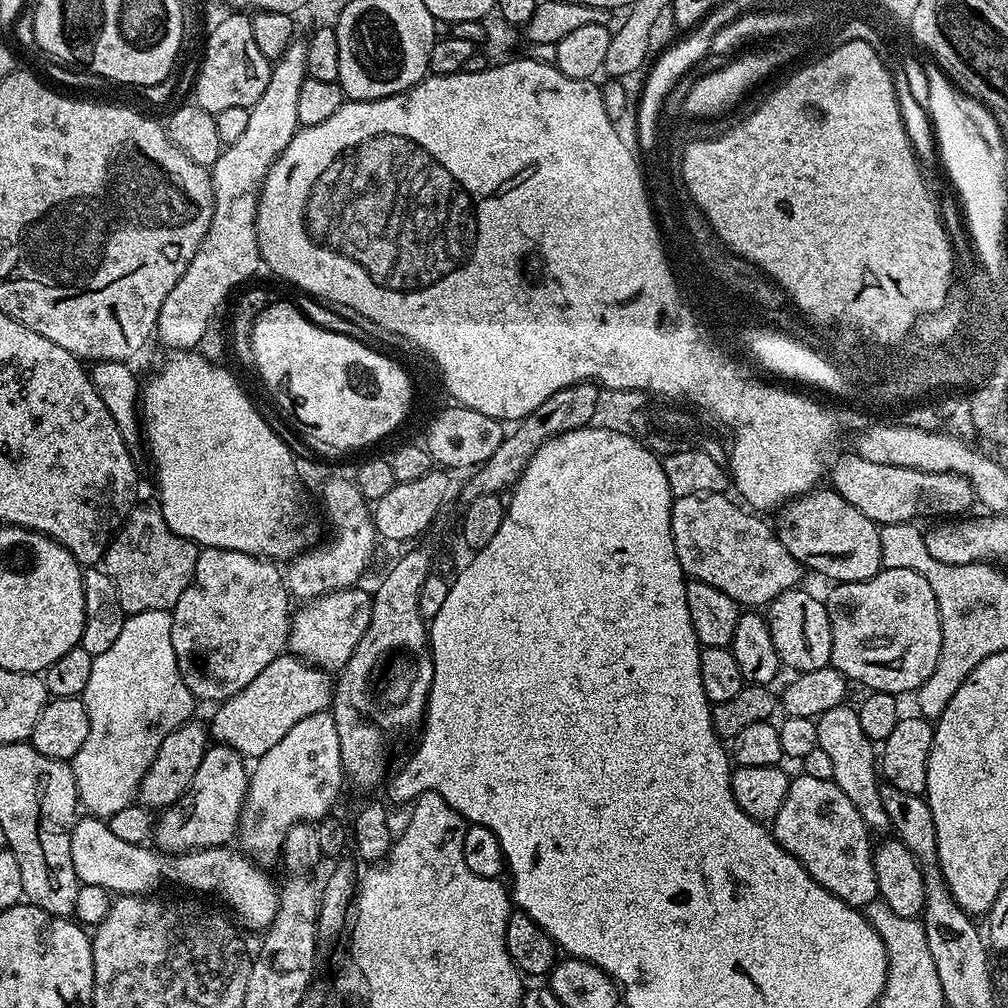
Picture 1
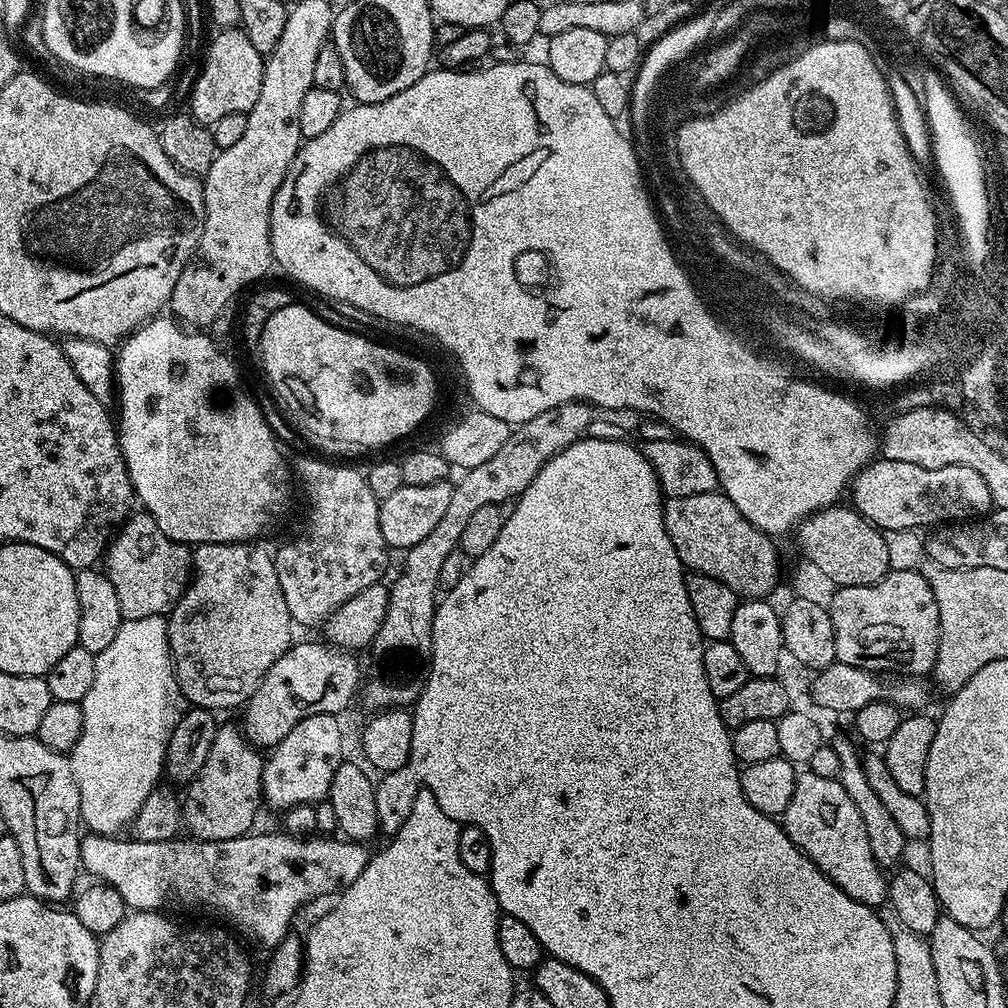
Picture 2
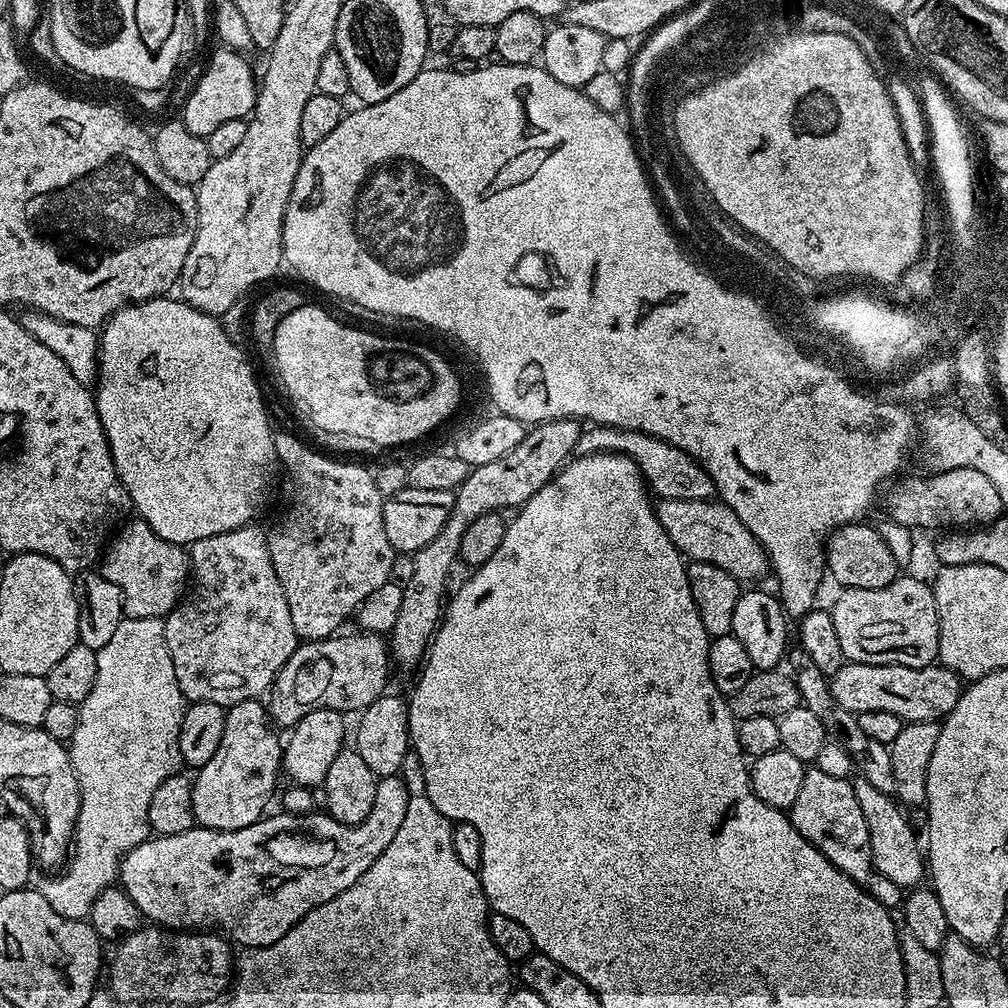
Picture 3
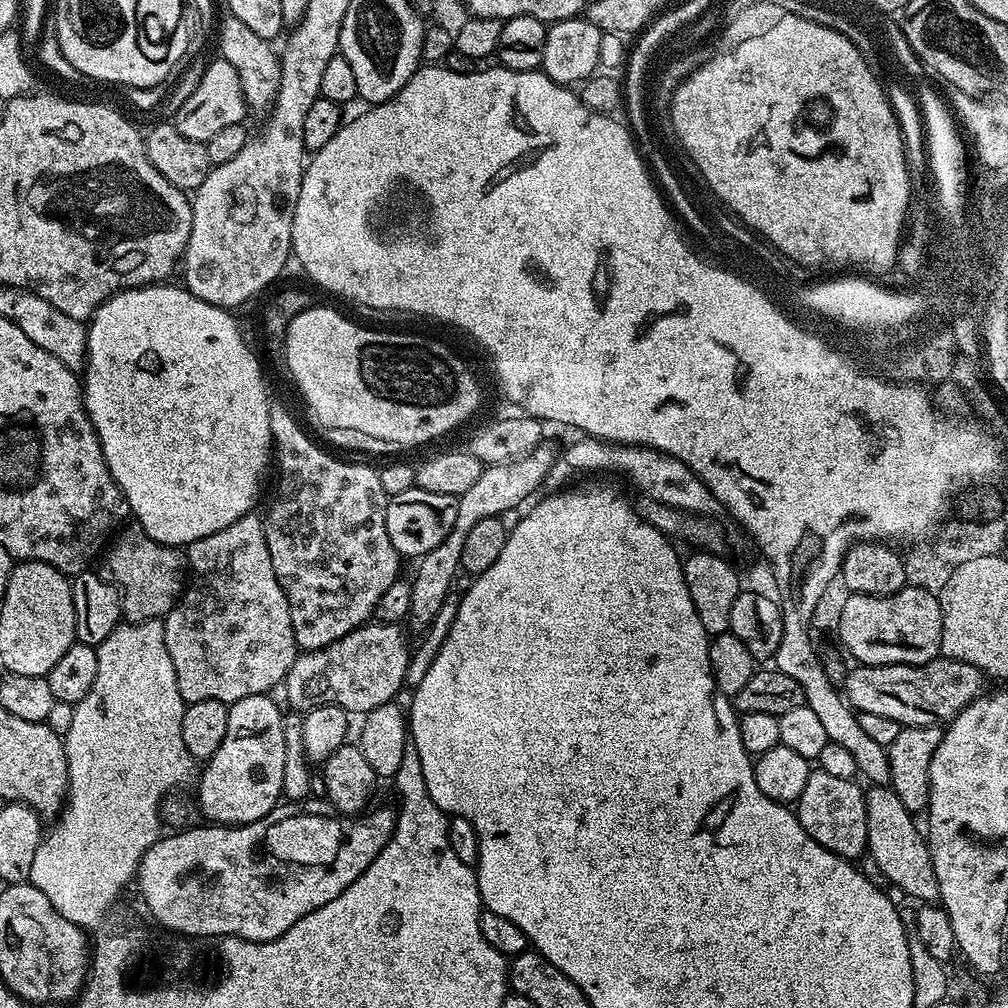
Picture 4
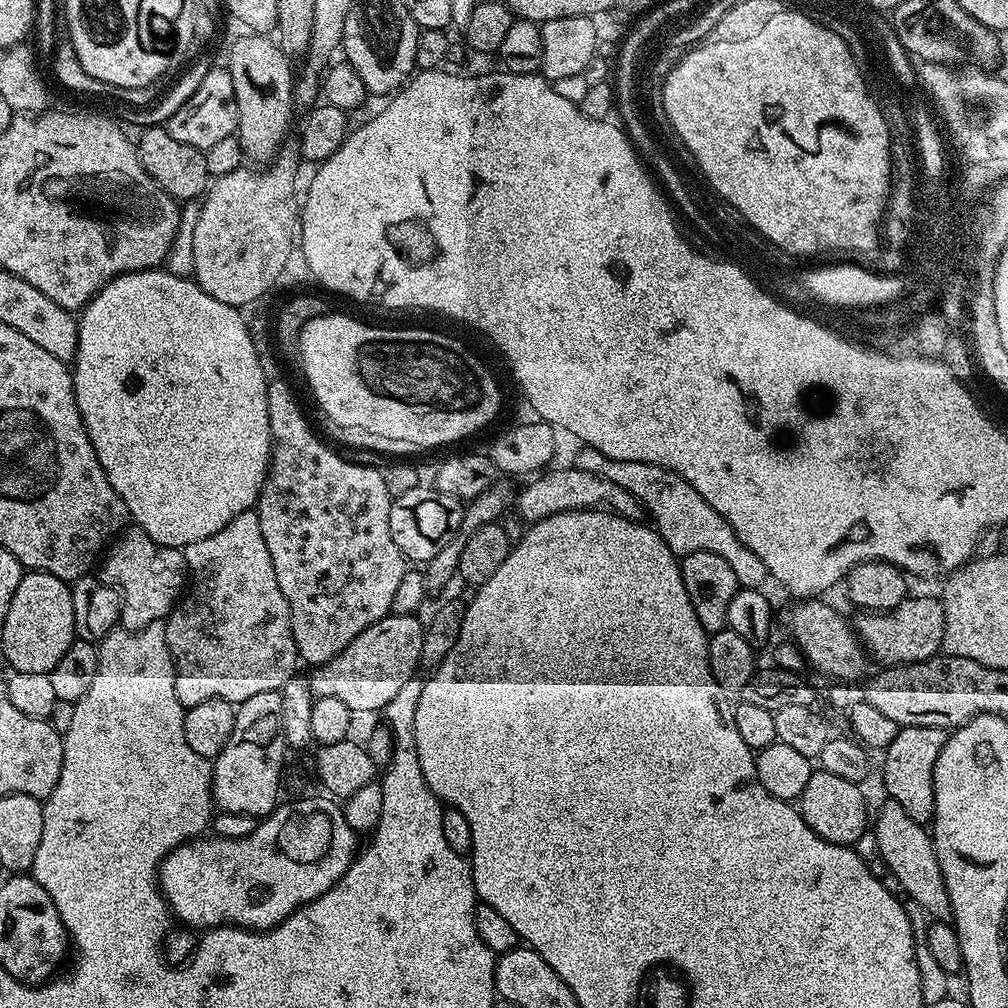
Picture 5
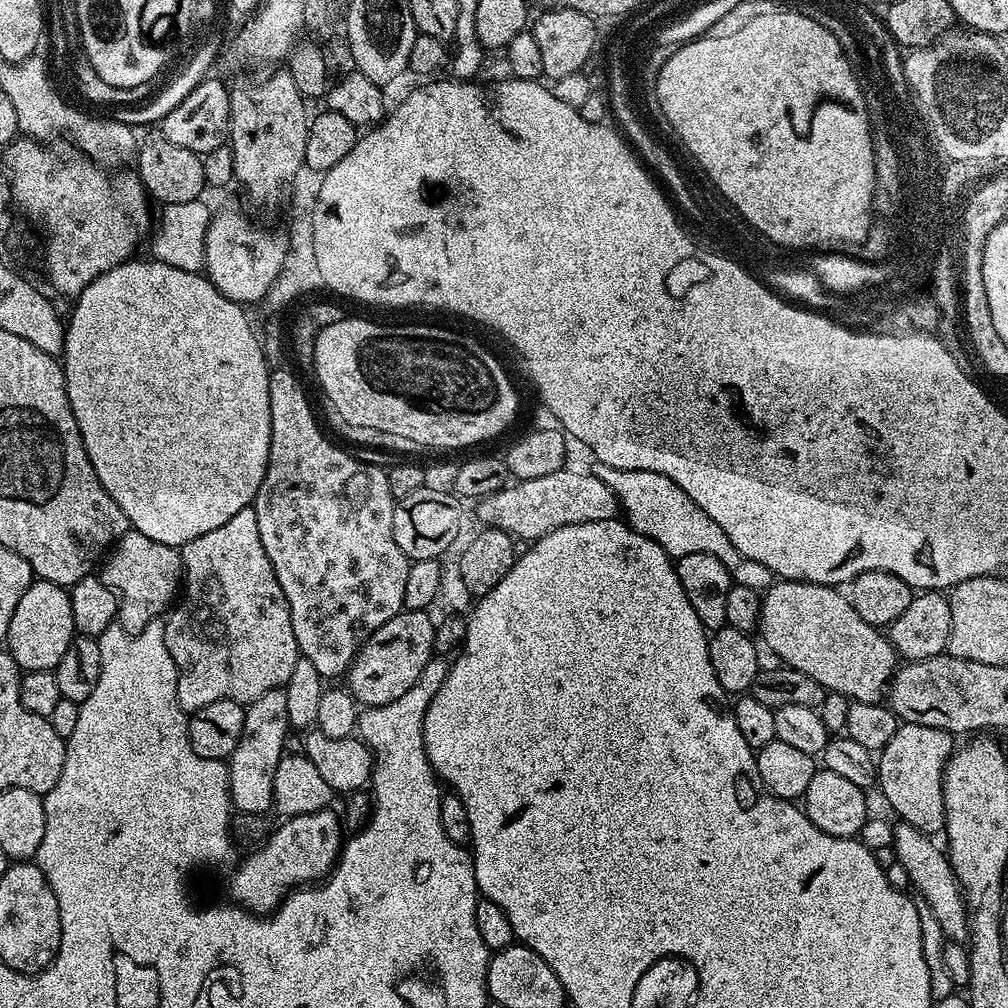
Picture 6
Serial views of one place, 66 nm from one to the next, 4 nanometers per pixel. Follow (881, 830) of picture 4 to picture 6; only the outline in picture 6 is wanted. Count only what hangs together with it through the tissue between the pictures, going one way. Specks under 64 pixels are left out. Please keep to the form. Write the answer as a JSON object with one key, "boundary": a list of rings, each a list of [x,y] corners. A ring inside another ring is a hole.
{"boundary":[[[903,822],[897,823],[897,825],[898,825],[897,828],[894,829],[892,832],[892,848],[894,851],[896,851],[896,860],[898,863],[900,863],[901,870],[904,871],[906,875],[908,875],[909,882],[912,883],[914,887],[916,887],[917,893],[915,892],[915,895],[919,897],[919,899],[922,901],[922,904],[923,904],[922,899],[924,899],[925,905],[923,904],[923,907],[926,909],[926,912],[927,912],[926,907],[928,907],[929,914],[932,915],[934,919],[936,919],[937,926],[940,927],[941,930],[944,931],[946,935],[948,935],[947,939],[949,941],[952,942],[967,941],[968,940],[968,906],[967,904],[964,903],[964,893],[960,891],[960,884],[959,882],[956,881],[956,875],[954,874],[954,870],[952,869],[952,864],[950,863],[950,861],[948,861],[947,855],[945,855],[945,853],[942,851],[941,845],[939,848],[939,846],[936,845],[934,841],[932,841],[935,839],[933,839],[933,837],[929,835],[929,833],[923,832],[922,830],[918,830],[914,826],[910,826],[909,824],[905,824]]]}

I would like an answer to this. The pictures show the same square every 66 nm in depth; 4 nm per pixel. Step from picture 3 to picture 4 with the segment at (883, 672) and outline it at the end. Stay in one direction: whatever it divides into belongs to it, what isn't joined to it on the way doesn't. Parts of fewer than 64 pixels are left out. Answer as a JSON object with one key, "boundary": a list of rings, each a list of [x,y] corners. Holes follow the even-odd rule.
{"boundary":[[[937,658],[925,664],[866,664],[849,671],[842,695],[856,712],[883,714],[902,726],[947,726],[970,702],[985,695],[986,677],[970,662]]]}

